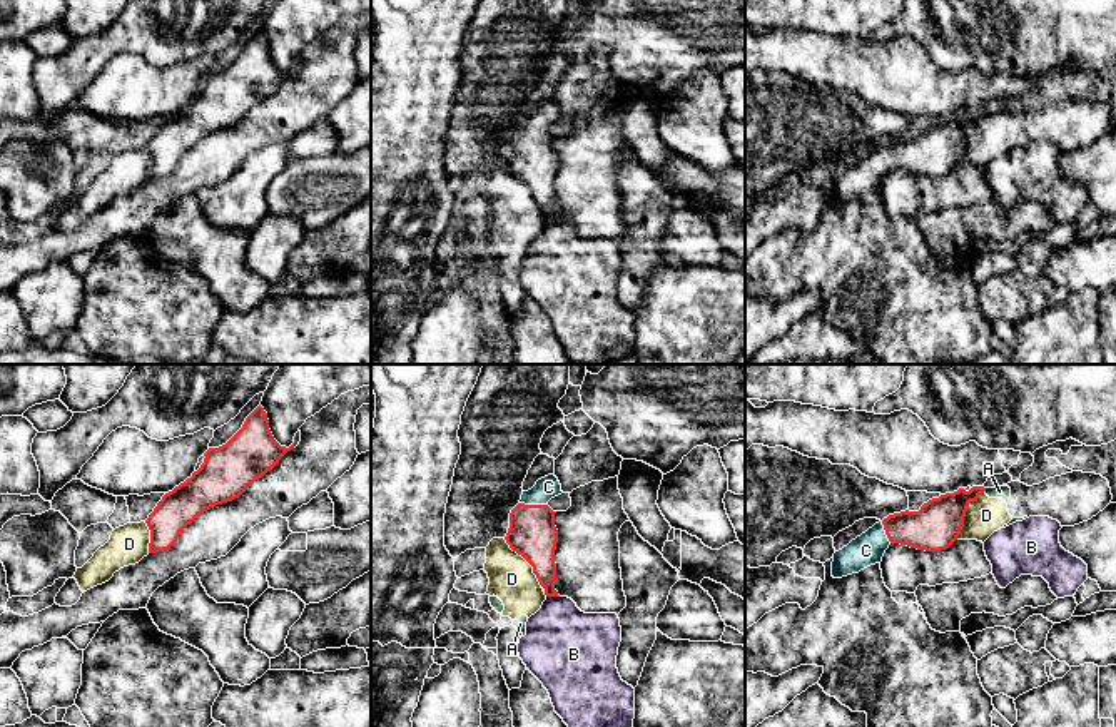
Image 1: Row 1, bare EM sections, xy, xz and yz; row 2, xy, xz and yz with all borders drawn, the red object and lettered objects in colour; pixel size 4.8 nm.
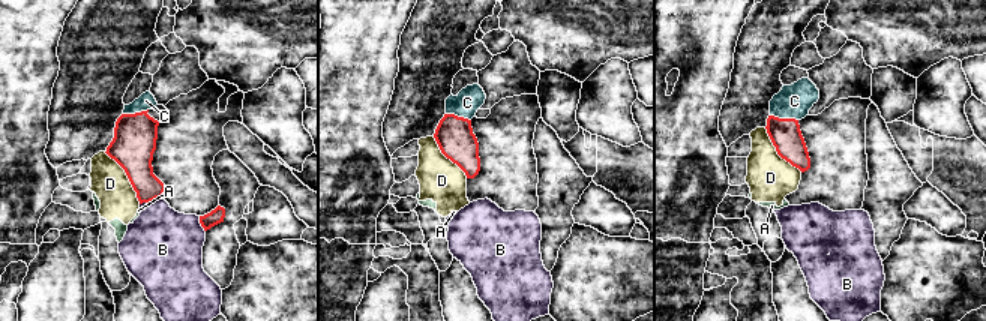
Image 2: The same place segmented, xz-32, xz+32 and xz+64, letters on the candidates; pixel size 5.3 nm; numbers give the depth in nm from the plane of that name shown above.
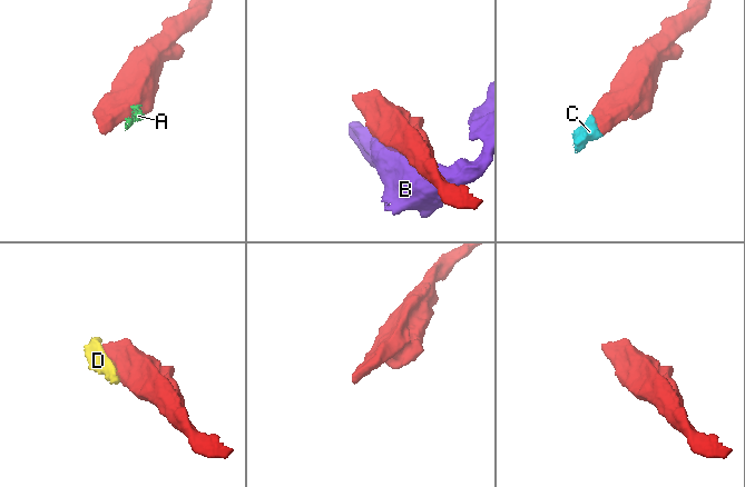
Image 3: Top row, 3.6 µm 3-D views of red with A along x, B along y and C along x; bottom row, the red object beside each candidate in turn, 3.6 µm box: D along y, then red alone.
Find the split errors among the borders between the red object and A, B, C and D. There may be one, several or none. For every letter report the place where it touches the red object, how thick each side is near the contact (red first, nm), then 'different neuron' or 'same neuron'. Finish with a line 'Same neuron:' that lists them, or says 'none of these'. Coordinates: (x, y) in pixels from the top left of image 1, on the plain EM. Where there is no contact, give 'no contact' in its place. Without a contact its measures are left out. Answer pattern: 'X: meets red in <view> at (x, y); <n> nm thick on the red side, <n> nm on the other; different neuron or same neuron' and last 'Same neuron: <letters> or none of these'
A: meets red in yz at (984, 116); 220 nm thick on the red side, 60 nm on the other; different neuron
B: meets red in xz at (553, 221); 170 nm thick on the red side, 380 nm on the other; different neuron
C: meets red in xz at (533, 131); 240 nm thick on the red side, 110 nm on the other; same neuron
D: meets red in yz at (964, 141); 220 nm thick on the red side, 170 nm on the other; different neuron
Same neuron: C

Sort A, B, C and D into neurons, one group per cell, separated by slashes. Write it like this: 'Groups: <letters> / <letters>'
Groups: A D / B / C

